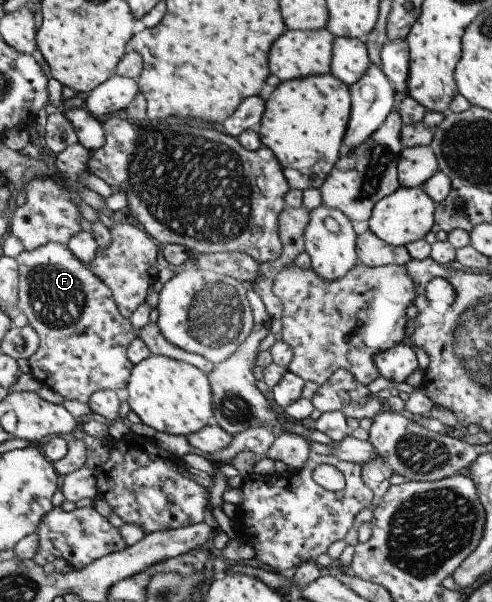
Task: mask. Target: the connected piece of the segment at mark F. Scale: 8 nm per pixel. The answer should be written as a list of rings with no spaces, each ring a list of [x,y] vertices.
[[[52,242],[43,245],[43,247],[39,247],[39,249],[33,249],[33,251],[25,250],[16,258],[16,261],[19,263],[20,268],[19,306],[17,311],[22,312],[26,316],[28,324],[37,331],[40,337],[39,350],[28,360],[31,376],[41,384],[59,393],[64,399],[76,400],[86,404],[91,400],[91,395],[94,395],[95,391],[100,391],[101,389],[117,390],[123,394],[123,392],[127,390],[127,383],[129,383],[129,377],[131,377],[131,371],[133,371],[134,367],[129,357],[127,357],[127,349],[129,349],[129,345],[133,343],[133,339],[137,339],[138,335],[137,331],[135,331],[135,335],[133,333],[133,323],[119,311],[118,304],[114,301],[114,293],[111,292],[111,289],[107,287],[97,275],[94,275],[89,265],[83,264],[82,261],[71,252],[68,245],[63,245],[63,243]]]

